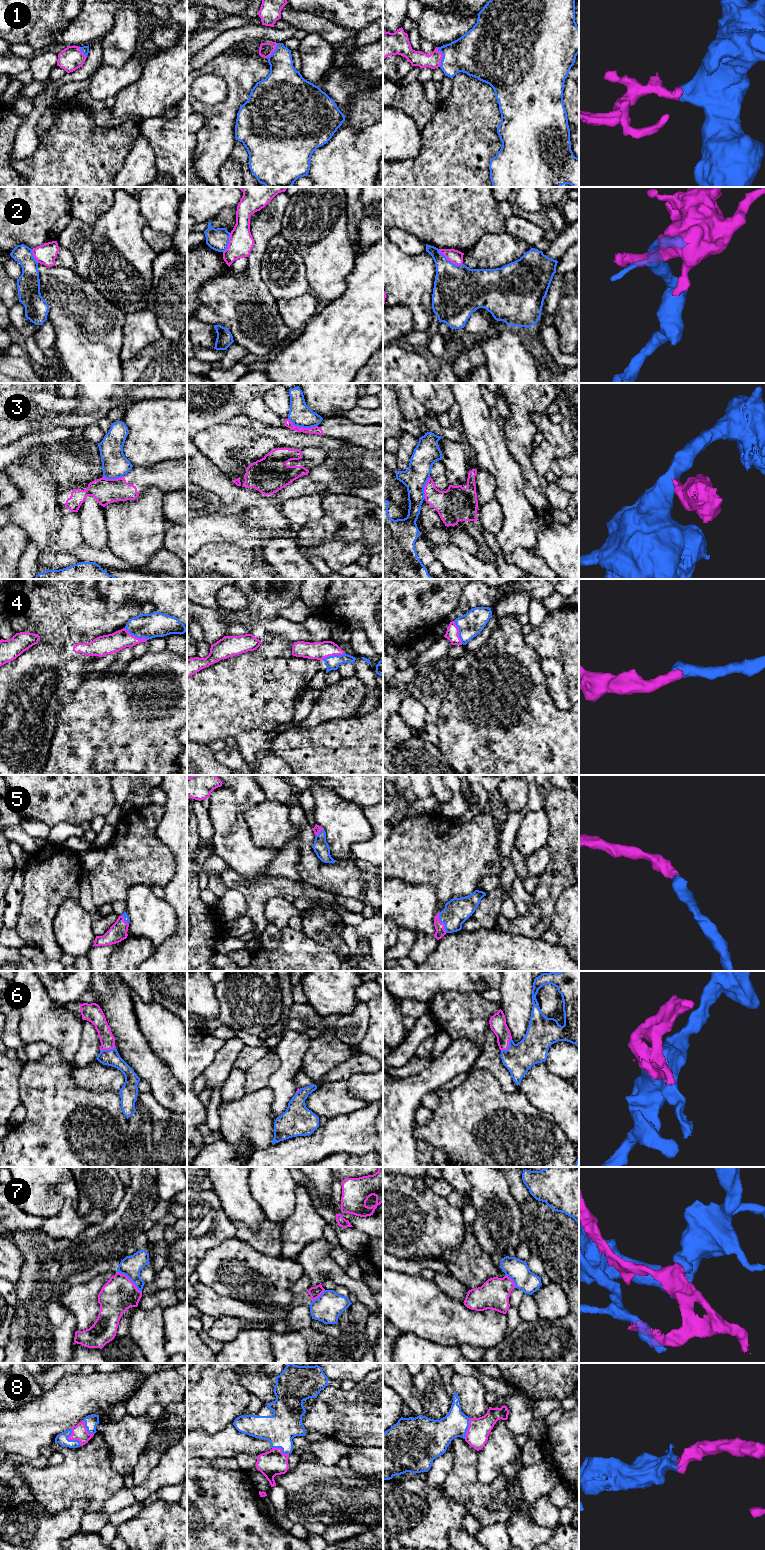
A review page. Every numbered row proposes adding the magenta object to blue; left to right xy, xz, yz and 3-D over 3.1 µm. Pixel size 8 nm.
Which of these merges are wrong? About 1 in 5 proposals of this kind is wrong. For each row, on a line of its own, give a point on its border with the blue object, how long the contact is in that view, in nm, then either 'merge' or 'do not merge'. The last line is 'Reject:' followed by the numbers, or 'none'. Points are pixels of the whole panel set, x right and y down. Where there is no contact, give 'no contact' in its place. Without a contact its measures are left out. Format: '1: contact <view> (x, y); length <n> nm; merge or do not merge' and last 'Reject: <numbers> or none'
1: contact yz (443, 57); length 160 nm; merge
2: contact yz (449, 261); length 240 nm; do not merge
3: contact xz (302, 426); length 240 nm; do not merge
4: contact xy (136, 636); length 200 nm; merge
5: contact yz (442, 922); length 170 nm; merge
6: contact yz (509, 1046); length 140 nm; merge
7: contact xy (130, 1279); length 260 nm; do not merge
8: contact xy (70, 1440); length 170 nm; merge
Reject: 2, 3, 7

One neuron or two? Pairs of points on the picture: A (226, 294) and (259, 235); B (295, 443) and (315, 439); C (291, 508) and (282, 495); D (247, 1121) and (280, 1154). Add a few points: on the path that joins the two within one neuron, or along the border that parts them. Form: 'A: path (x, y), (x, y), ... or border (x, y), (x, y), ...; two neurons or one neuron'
A: path (242, 285), (252, 275), (258, 251); one neuron
B: path (300, 440), (310, 440); one neuron
C: border (293, 497), (287, 498), (279, 505); two neurons
D: border (272, 1144), (255, 1150); two neurons

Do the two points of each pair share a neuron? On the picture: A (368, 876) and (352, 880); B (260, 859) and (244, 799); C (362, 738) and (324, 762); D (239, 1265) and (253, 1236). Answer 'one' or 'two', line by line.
A: two
B: one
C: one
D: two

